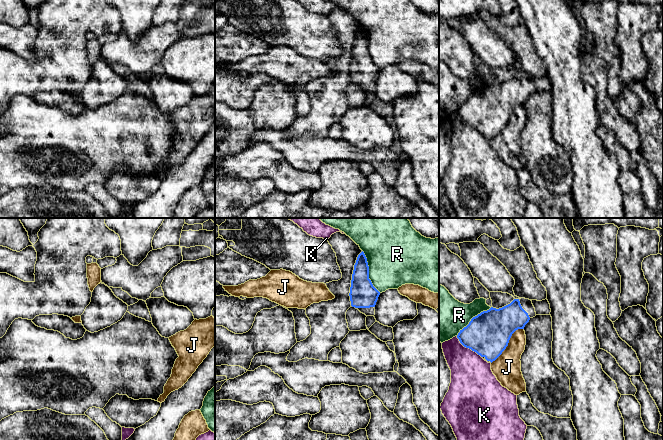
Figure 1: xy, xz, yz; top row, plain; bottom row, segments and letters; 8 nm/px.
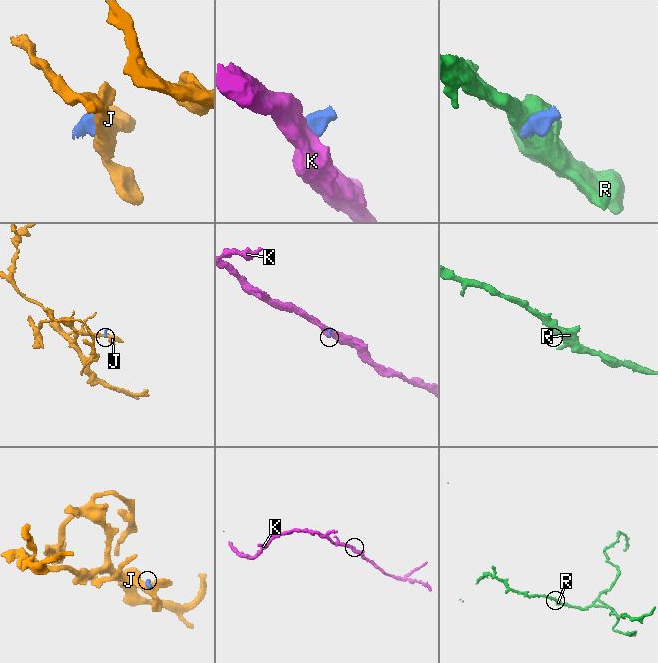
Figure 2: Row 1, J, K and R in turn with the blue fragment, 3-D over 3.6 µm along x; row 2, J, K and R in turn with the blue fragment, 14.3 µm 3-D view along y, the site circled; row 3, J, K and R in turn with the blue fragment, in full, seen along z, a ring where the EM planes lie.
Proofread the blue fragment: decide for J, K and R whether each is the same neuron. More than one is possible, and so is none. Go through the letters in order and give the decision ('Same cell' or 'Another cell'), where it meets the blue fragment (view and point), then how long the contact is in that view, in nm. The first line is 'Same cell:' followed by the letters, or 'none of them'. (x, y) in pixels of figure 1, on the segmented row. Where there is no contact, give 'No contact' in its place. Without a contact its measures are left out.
Same cell: none of them
J: Another cell. Touches blue at yz (508, 342). Shared border 380 nm
K: Another cell. Touches blue at yz (468, 347). Shared border 260 nm
R: Another cell. Touches blue at xz (368, 271). Shared border 380 nm

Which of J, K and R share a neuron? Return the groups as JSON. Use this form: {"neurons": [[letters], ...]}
{"neurons": [["J"], ["K"], ["R"]]}

